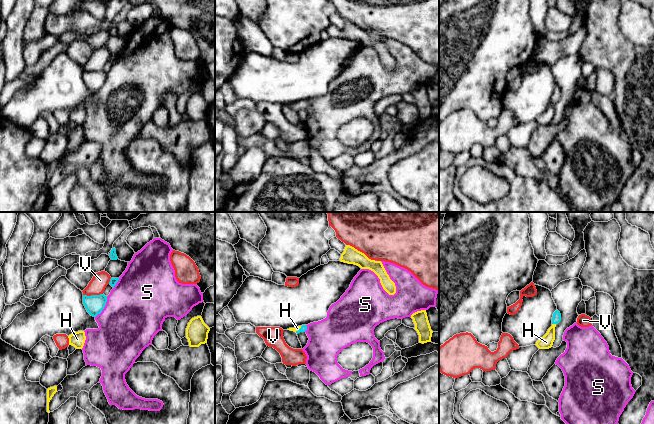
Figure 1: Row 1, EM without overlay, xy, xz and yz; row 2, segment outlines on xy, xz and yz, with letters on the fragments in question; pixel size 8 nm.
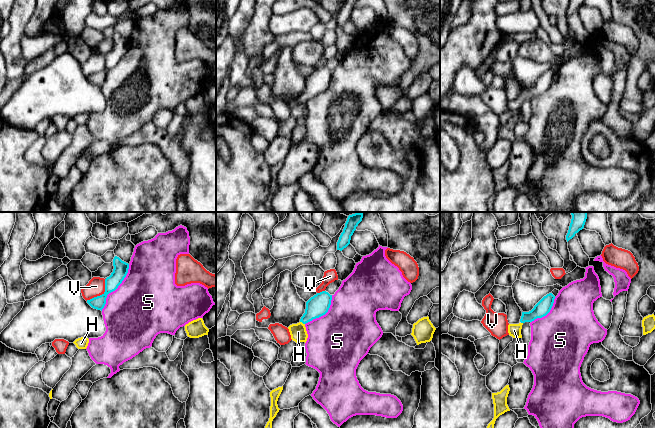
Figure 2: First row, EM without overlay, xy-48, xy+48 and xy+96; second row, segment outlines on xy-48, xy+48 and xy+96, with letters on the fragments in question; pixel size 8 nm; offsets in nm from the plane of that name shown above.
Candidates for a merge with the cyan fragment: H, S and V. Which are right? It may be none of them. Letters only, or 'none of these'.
H

